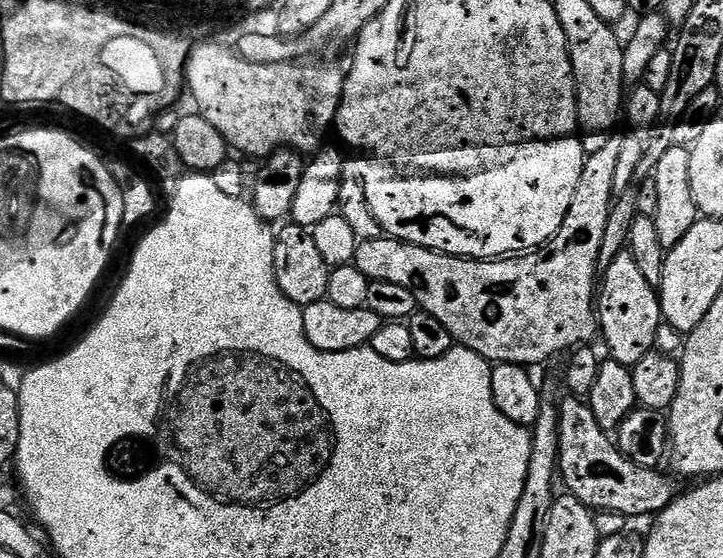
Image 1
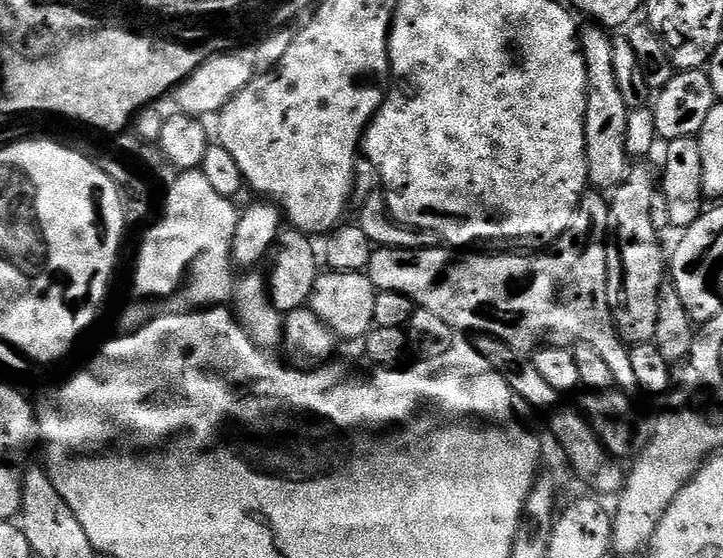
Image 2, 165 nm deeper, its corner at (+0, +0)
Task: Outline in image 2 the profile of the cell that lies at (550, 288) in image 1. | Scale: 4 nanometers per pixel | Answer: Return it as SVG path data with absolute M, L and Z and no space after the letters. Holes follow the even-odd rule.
M588 190L580 200L574 227L555 241L553 252L537 256L483 256L480 250L457 250L452 246L431 248L377 247L366 269L372 284L381 292L406 294L413 305L434 310L457 330L496 336L513 348L535 350L541 346L567 348L577 342L594 346L616 379L615 387L629 394L640 388L634 366L630 366L630 348L612 319L608 304L608 241L610 239L610 200L603 191Z

